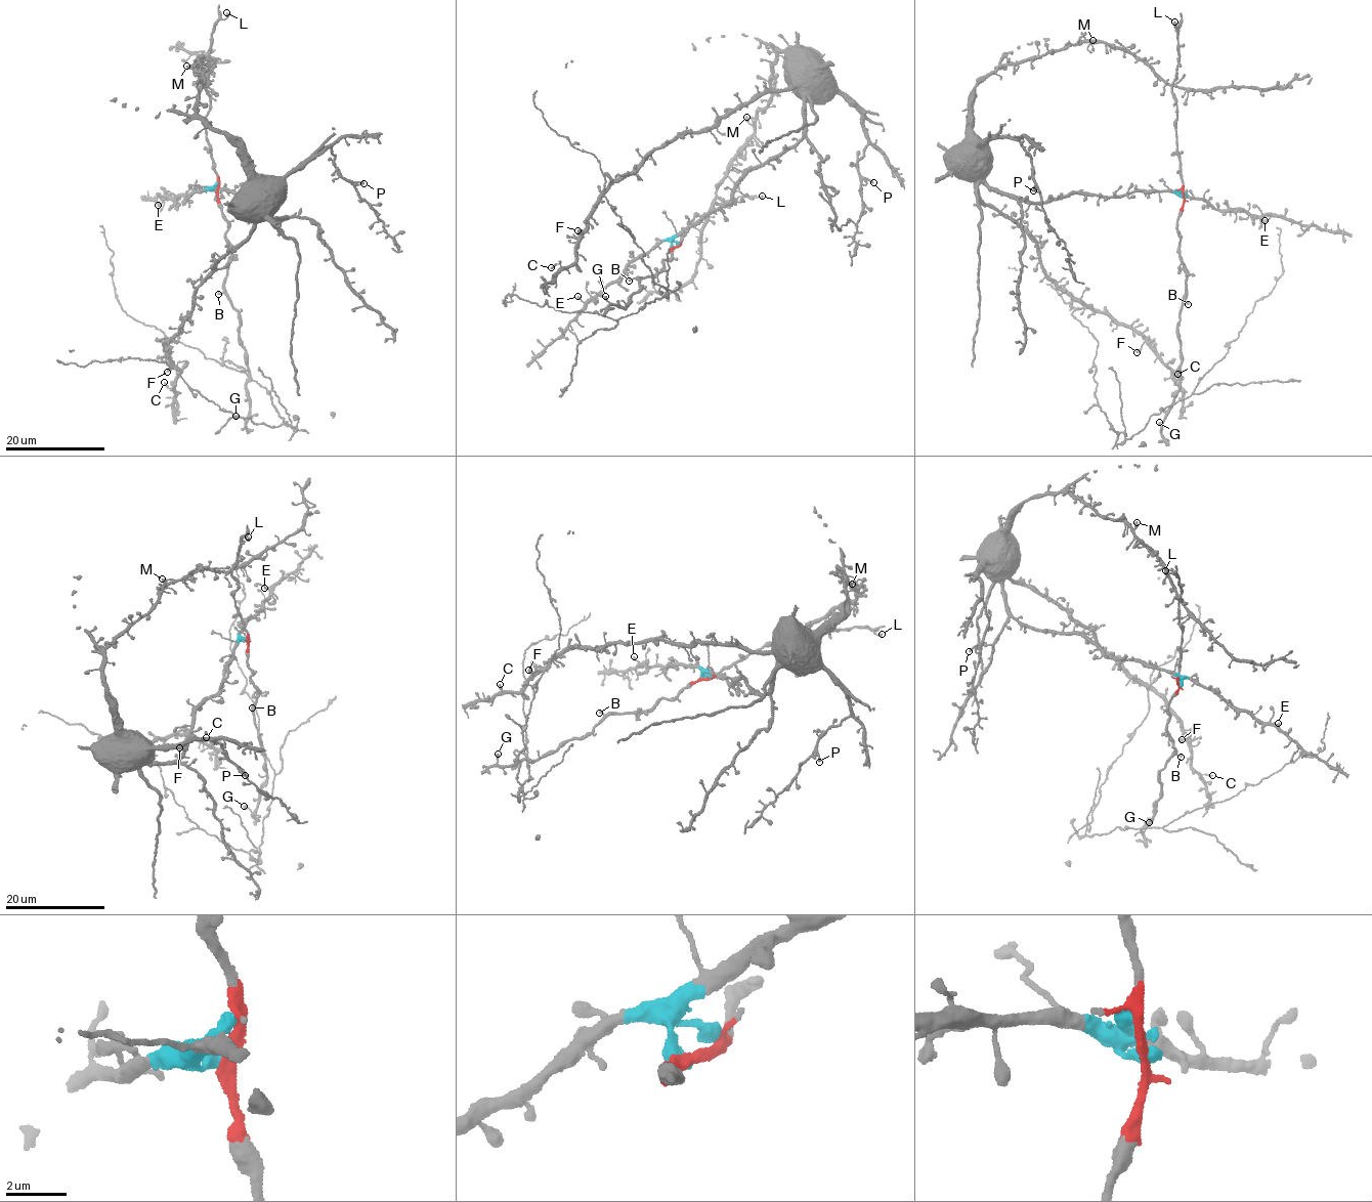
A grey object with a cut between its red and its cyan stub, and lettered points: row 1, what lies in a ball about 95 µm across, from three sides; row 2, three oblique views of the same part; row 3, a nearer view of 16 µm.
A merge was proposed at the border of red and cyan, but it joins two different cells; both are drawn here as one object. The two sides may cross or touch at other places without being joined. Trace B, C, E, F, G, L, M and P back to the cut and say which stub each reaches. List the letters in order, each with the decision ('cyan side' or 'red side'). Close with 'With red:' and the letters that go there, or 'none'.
B: red side
C: cyan side
E: cyan side
F: cyan side
G: red side
L: red side
M: cyan side
P: cyan side
With red: B, G, L

